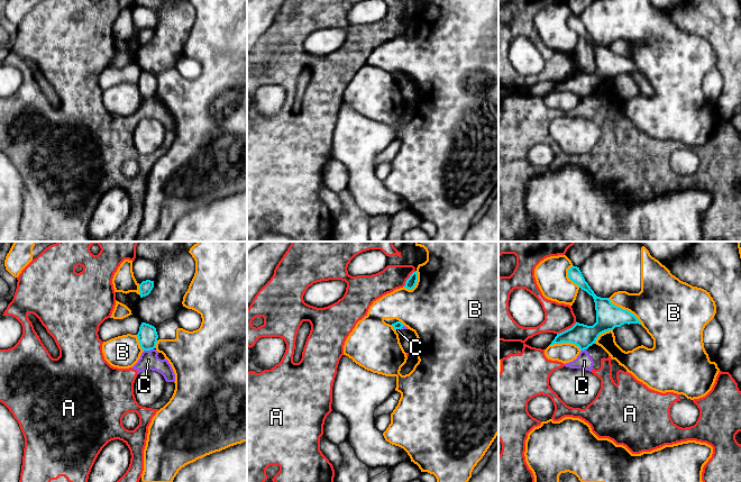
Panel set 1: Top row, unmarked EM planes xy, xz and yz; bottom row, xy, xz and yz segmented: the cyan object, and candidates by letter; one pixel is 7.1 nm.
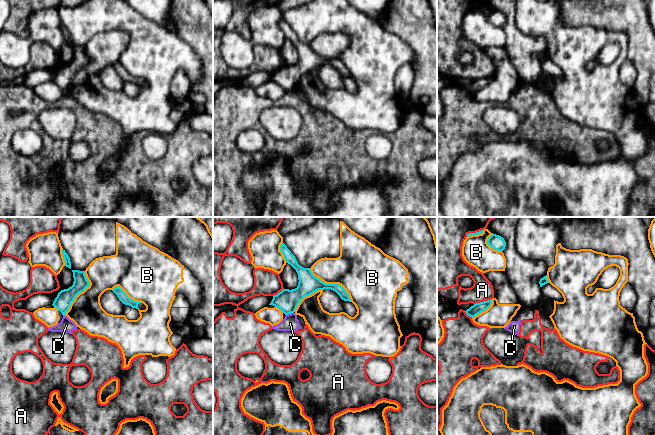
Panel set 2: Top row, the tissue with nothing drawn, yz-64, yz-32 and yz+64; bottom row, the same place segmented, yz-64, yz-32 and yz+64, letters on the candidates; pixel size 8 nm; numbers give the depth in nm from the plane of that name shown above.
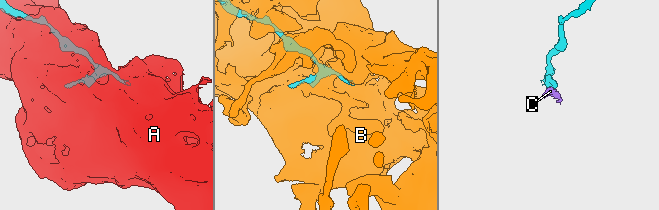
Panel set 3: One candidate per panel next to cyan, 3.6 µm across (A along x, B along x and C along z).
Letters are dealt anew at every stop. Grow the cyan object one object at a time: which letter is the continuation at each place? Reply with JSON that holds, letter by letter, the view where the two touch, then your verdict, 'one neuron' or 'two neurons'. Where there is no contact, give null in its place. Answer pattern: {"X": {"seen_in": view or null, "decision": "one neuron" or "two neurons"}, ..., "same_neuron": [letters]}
{"A": {"seen_in": "yz", "decision": "two neurons"}, "B": {"seen_in": "yz", "decision": "two neurons"}, "C": {"seen_in": "xy", "decision": "two neurons"}, "same_neuron": []}

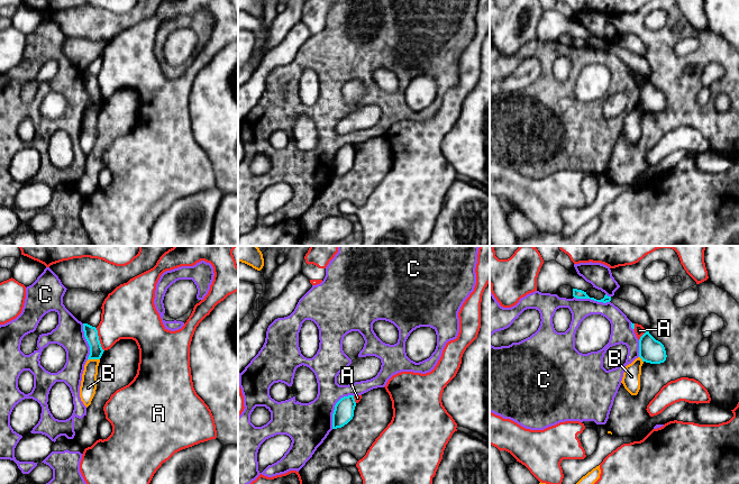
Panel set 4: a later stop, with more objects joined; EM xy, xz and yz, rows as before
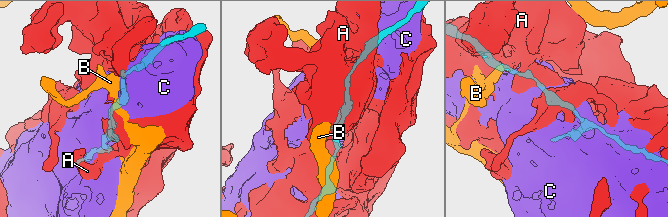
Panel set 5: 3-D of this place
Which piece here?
{"A": {"seen_in": "xy", "decision": "two neurons"}, "B": {"seen_in": "xy", "decision": "two neurons"}, "C": {"seen_in": "xz", "decision": "two neurons"}, "same_neuron": []}

